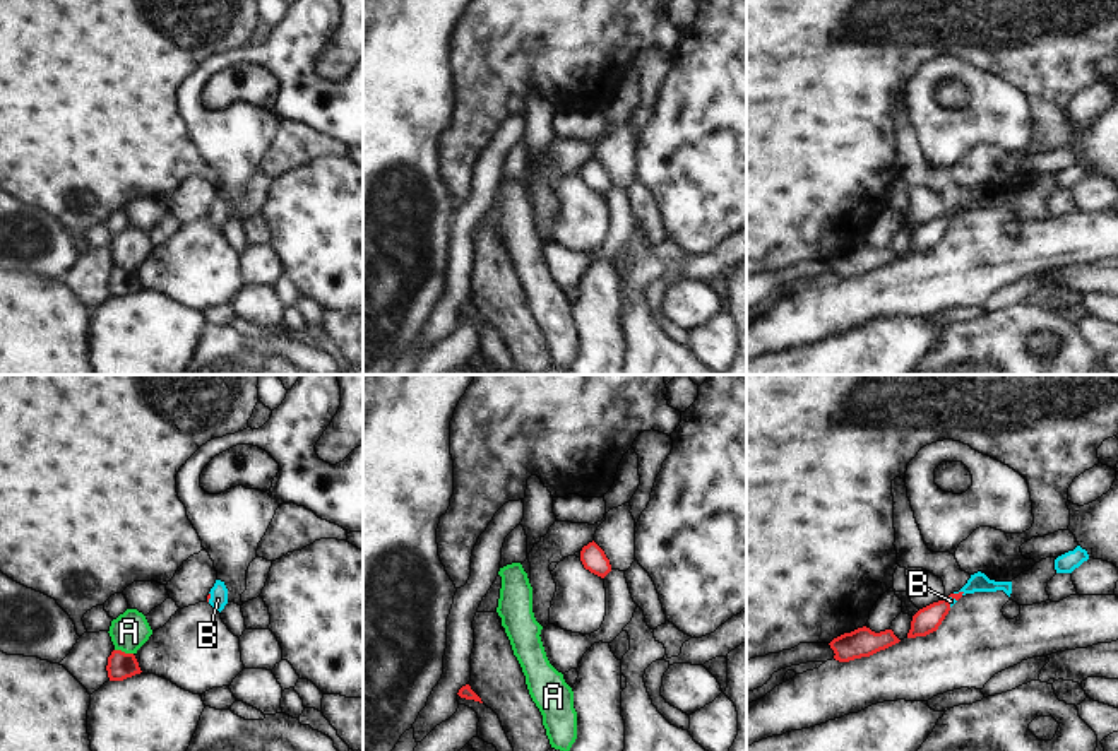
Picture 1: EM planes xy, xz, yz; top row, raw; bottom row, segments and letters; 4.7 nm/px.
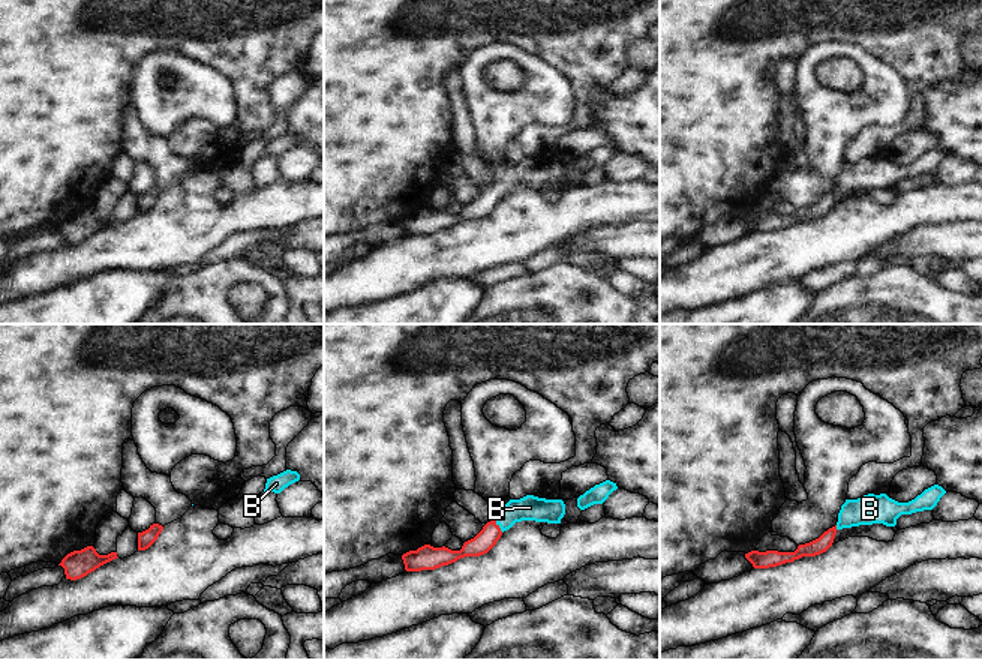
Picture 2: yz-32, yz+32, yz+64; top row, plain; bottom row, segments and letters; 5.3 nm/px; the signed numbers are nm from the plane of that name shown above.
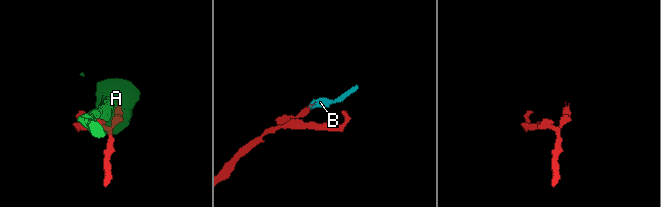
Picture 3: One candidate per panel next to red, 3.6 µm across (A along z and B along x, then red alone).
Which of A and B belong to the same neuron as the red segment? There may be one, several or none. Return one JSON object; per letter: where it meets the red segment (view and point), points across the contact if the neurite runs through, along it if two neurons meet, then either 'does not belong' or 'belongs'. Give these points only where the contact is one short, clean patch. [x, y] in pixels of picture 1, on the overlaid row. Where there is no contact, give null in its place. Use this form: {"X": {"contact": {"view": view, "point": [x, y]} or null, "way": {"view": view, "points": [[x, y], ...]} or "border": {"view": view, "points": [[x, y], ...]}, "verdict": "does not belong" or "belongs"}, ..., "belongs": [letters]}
{"A": {"contact": {"view": "xy", "point": [124, 652]}, "border": {"view": "xy", "points": [[115, 649], [132, 654]]}, "verdict": "does not belong"}, "B": {"contact": {"view": "yz", "point": [959, 592]}, "way": {"view": "yz", "points": [[927, 620], [951, 596], [959, 592], [978, 582]]}, "verdict": "belongs"}, "belongs": ["B"]}

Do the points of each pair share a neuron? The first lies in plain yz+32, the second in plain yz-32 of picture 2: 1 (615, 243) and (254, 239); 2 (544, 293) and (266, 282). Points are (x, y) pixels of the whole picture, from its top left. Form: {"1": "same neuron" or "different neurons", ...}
{"1": "different neurons", "2": "same neuron"}

